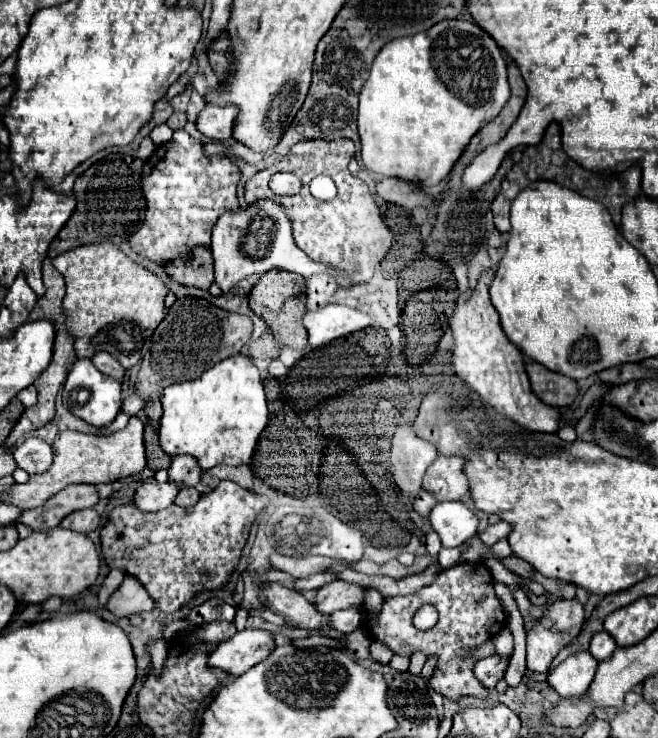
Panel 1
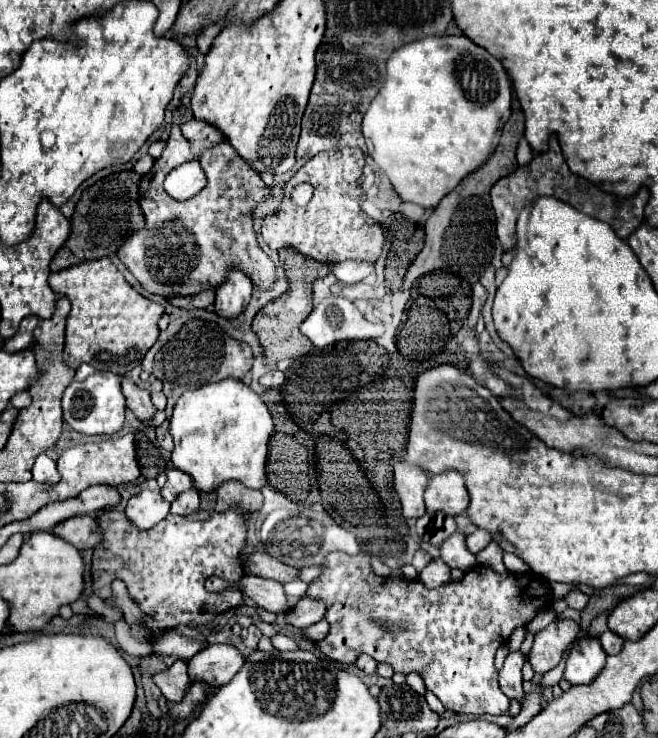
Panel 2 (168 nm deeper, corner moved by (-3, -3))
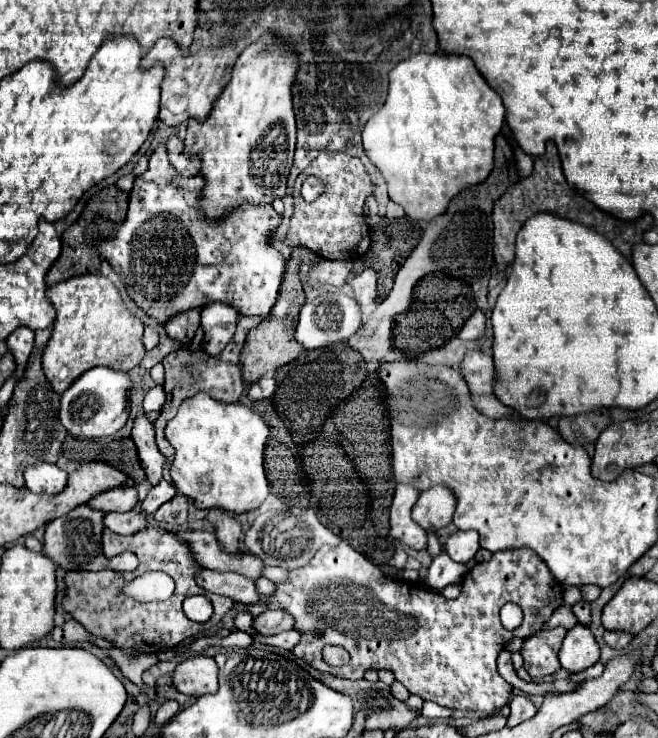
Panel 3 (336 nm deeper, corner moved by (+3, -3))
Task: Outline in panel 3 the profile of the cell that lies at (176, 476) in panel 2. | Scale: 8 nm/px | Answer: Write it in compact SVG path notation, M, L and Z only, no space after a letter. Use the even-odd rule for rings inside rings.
M161 479L159 485L155 485L155 487L149 491L149 495L145 497L145 501L141 503L141 509L143 509L145 513L155 513L155 511L157 511L163 503L167 503L175 493L177 493L175 485L169 483L169 481L165 481L165 479Z

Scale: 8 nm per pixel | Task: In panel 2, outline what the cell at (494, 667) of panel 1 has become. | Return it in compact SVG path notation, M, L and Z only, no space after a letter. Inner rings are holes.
M521 651L509 653L505 659L503 669L499 671L499 687L501 691L513 699L523 703L525 699L525 691L523 691L523 679L521 679L521 667L525 663L525 657L521 655Z

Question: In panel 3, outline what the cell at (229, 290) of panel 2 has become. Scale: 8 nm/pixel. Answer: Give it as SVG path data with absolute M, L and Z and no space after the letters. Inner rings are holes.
M211 303L201 309L201 325L205 329L205 351L219 355L235 333L239 313L229 303Z

